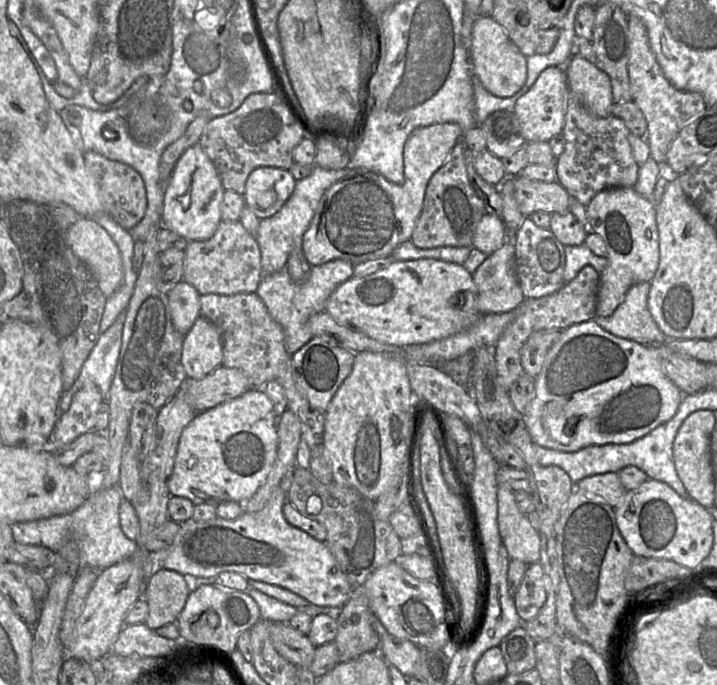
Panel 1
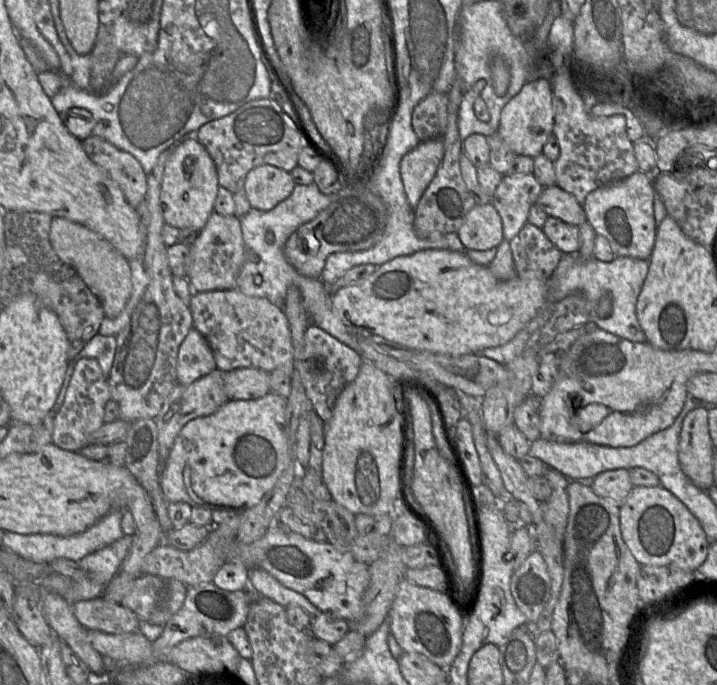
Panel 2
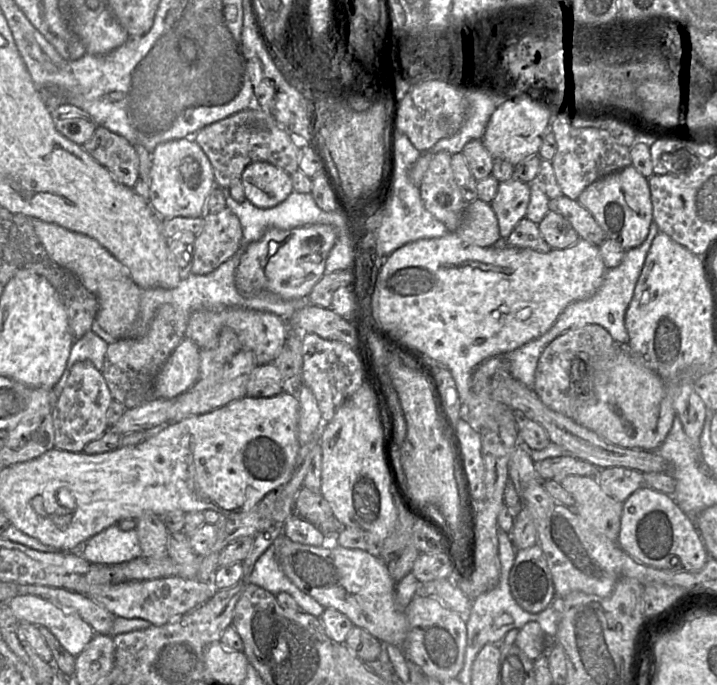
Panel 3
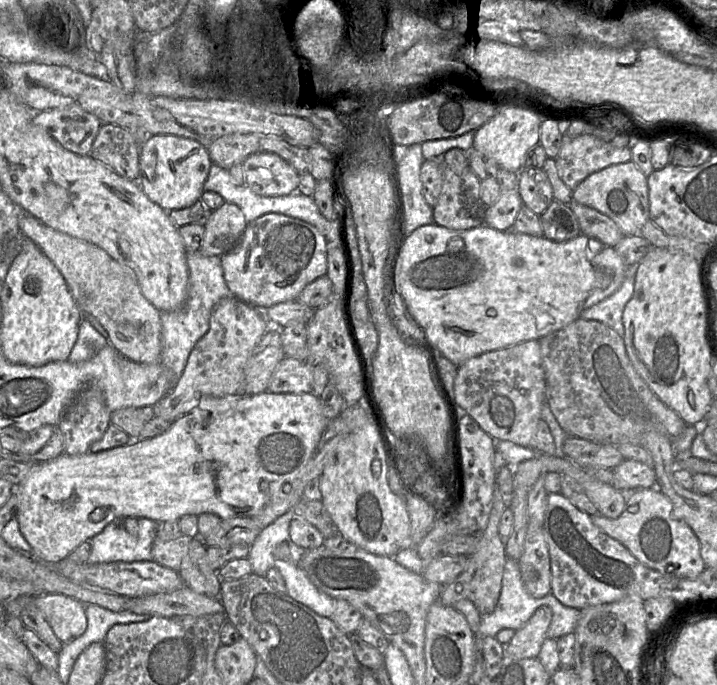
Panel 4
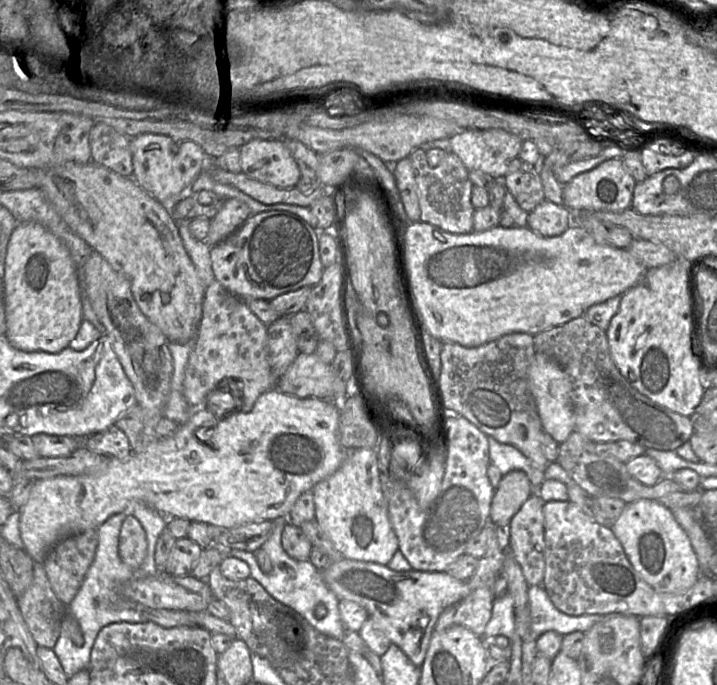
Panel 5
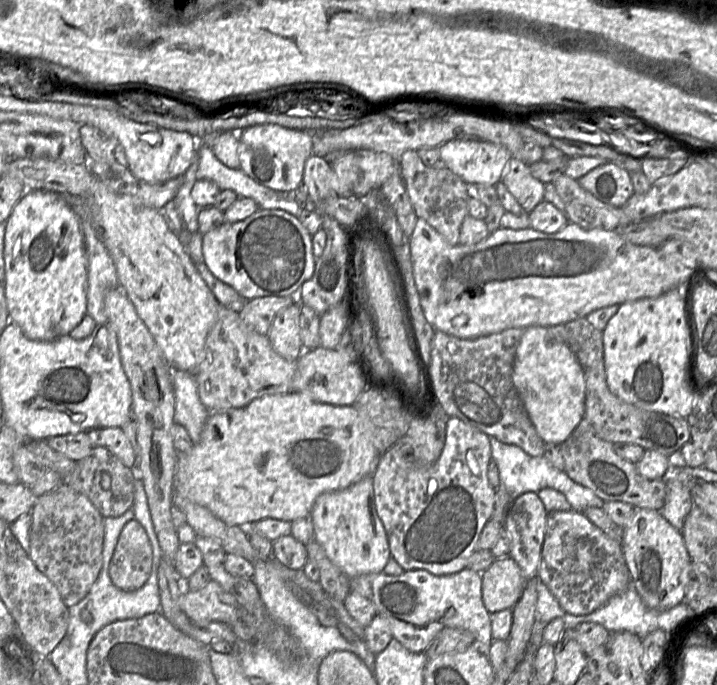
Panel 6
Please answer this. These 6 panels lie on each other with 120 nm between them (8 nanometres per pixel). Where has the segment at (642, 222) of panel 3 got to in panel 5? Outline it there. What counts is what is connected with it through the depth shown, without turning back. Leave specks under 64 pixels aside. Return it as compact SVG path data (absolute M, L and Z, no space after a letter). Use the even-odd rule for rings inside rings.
M622 158L607 160L590 171L575 176L563 186L564 206L572 212L621 212L631 208L636 181Z

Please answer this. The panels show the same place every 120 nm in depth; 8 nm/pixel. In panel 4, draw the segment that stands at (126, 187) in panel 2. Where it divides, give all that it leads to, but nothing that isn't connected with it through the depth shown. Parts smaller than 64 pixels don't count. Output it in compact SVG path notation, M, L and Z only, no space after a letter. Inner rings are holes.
M102 123L89 155L131 181L139 178L140 145L132 134L112 123Z

